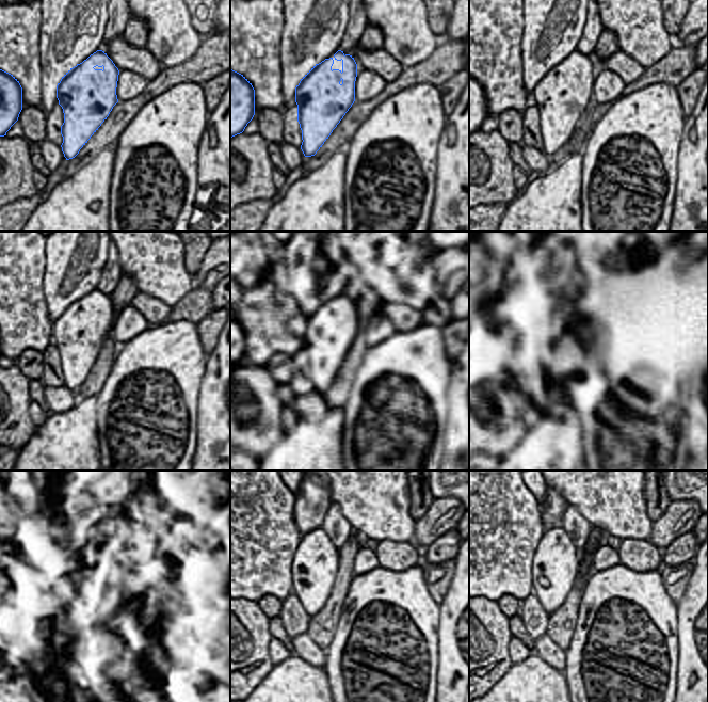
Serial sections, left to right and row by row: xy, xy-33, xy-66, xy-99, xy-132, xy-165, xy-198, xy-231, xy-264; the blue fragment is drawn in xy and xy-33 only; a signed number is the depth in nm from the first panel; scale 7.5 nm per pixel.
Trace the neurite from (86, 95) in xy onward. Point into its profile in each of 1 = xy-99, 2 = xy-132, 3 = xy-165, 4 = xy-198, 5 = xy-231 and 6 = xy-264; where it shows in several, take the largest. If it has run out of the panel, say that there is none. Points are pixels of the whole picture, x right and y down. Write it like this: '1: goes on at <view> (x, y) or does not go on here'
1: goes on at xy-99 (74, 354)
2: goes on at xy-132 (311, 330)
3: goes on at xy-165 (546, 328)
4: goes on at xy-198 (68, 569)
5: goes on at xy-231 (307, 569)
6: goes on at xy-264 (556, 563)

